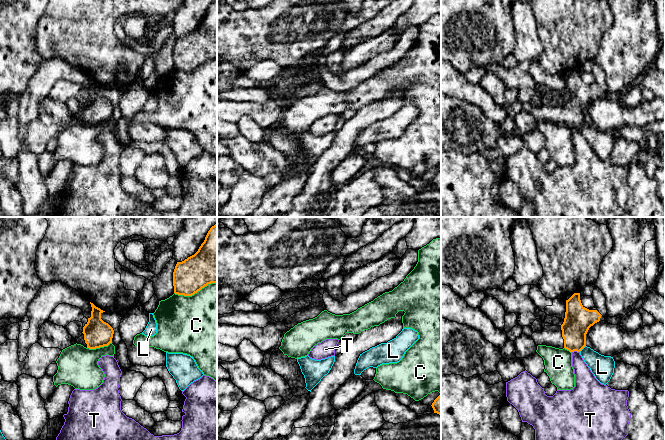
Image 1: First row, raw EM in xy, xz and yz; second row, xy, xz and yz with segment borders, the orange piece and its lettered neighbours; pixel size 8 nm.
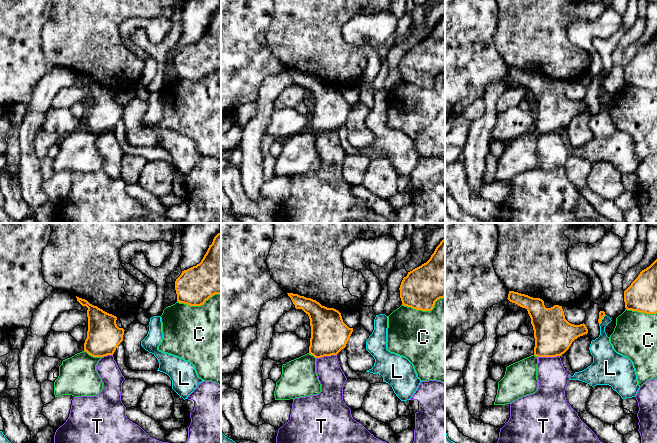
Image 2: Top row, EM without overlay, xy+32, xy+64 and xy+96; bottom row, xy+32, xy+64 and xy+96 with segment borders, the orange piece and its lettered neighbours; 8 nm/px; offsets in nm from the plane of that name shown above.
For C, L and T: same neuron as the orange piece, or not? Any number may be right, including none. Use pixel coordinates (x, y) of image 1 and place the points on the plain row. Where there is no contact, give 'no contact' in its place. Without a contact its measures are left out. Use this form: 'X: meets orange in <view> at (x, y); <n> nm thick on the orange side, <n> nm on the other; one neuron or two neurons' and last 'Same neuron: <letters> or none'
C: meets orange in xy at (195, 68); 300 nm thick on the orange side, 480 nm on the other; two neurons
L: meets orange in yz at (582, 124); 220 nm thick on the orange side, 180 nm on the other; two neurons
T: meets orange in yz at (575, 126); 220 nm thick on the orange side, 160 nm on the other; two neurons
Same neuron: none

